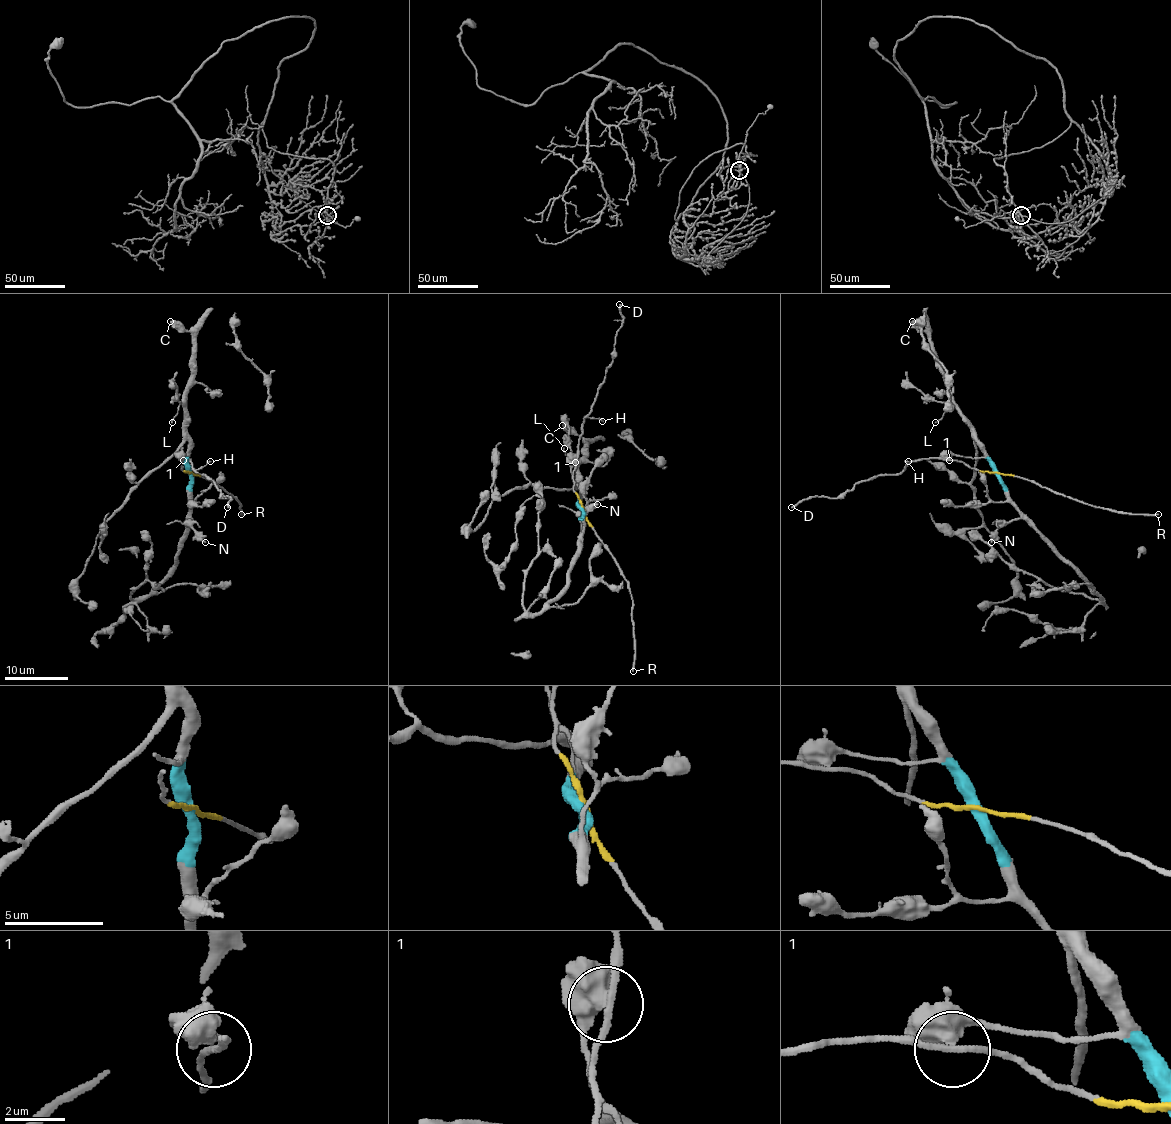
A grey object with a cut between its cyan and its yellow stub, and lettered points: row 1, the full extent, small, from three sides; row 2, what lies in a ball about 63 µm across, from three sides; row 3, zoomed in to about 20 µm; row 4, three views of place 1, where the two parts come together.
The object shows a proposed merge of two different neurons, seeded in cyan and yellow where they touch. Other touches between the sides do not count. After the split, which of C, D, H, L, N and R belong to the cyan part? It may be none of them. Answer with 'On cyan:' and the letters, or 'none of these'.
On cyan: C, L, N

